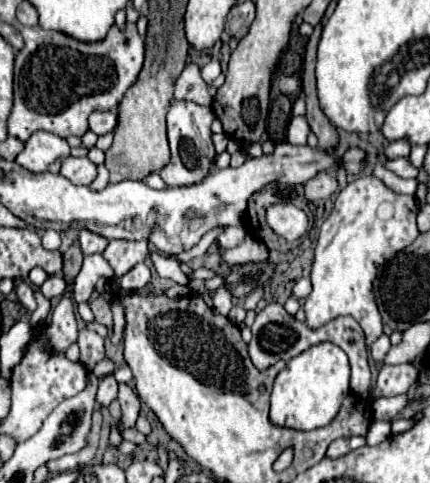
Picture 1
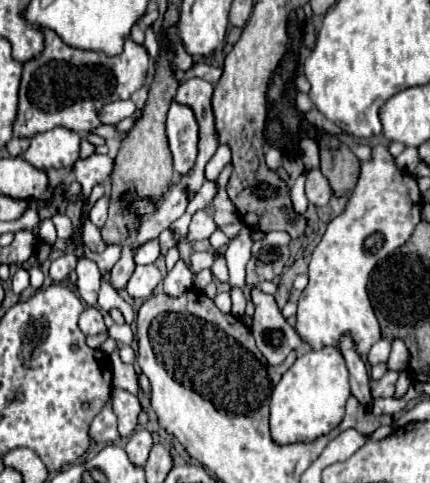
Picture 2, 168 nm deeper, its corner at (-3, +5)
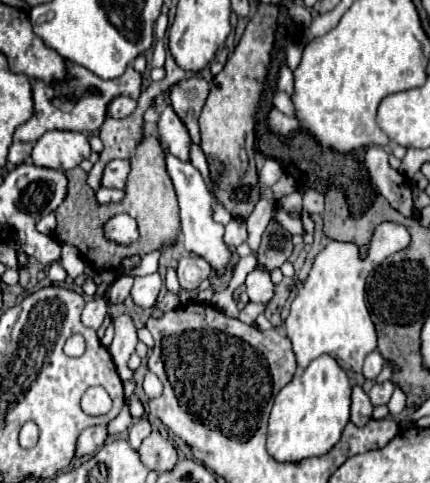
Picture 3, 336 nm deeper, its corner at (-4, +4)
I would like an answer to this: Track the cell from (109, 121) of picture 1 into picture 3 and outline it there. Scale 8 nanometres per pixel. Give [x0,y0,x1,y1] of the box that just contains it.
[108,97,136,119]

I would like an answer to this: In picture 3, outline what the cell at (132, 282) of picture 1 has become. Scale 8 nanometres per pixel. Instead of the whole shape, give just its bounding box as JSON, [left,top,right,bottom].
[130,273,162,307]

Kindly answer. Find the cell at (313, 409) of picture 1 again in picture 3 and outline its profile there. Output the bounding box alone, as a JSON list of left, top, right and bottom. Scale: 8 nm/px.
[268,355,350,461]

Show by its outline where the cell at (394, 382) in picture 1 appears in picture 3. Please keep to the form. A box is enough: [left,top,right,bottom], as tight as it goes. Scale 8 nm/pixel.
[368,381,394,405]

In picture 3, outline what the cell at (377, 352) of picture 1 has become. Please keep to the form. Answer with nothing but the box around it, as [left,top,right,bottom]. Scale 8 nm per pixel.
[362,351,384,379]

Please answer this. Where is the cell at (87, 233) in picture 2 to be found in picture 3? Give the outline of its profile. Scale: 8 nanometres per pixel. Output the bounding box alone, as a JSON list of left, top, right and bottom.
[102,159,128,189]

